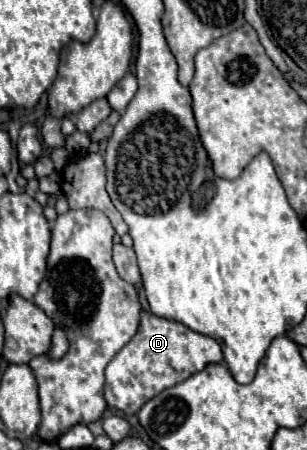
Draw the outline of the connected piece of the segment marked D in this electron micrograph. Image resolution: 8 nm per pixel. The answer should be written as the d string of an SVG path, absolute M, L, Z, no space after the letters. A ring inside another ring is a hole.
M142 311L136 335L106 367L106 403L114 409L120 409L124 415L136 415L146 401L150 401L164 389L174 387L176 383L202 371L206 365L220 361L222 349L212 337L196 333L178 321L162 319L154 313Z

